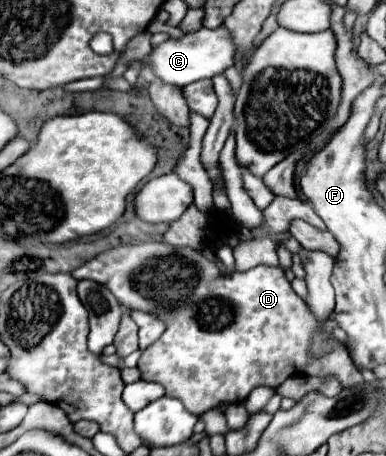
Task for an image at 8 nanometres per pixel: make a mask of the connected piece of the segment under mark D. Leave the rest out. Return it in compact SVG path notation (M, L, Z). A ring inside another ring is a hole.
M158 241L152 245L158 245L158 249L152 247L152 255L146 259L146 265L140 265L140 273L138 245L122 245L100 253L74 269L72 275L78 281L92 279L104 285L124 307L144 309L166 323L162 337L140 355L138 371L144 381L160 383L166 395L178 397L190 413L200 415L218 405L242 403L254 387L266 385L276 389L292 375L334 377L342 387L362 385L362 375L344 345L326 357L308 357L314 331L322 327L332 333L336 321L318 323L306 303L294 295L280 267L258 265L244 273L222 277L216 263L206 259L200 249L170 247ZM156 275L194 275L196 283L184 301L176 307L166 307L166 291L158 287L156 297Z

